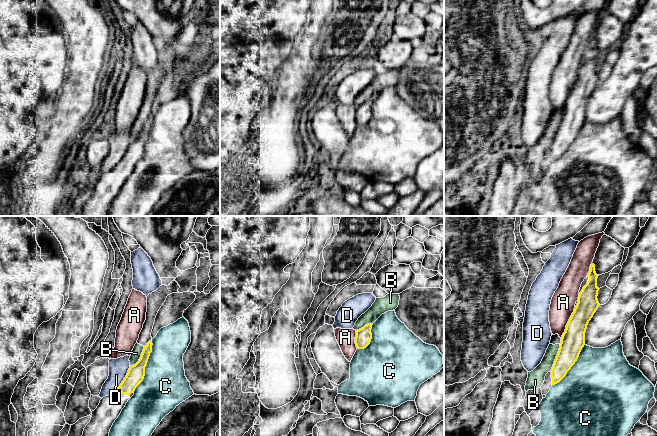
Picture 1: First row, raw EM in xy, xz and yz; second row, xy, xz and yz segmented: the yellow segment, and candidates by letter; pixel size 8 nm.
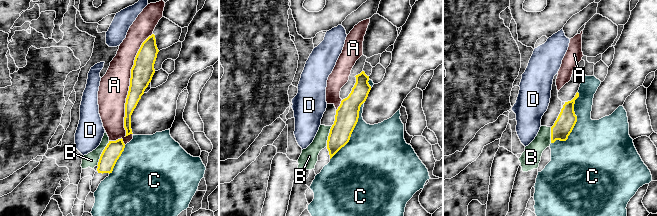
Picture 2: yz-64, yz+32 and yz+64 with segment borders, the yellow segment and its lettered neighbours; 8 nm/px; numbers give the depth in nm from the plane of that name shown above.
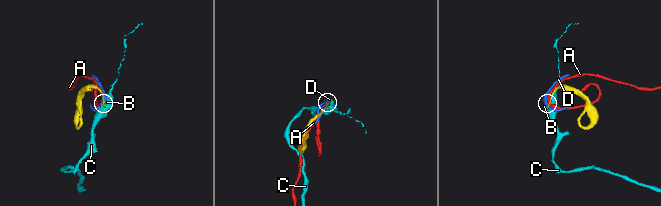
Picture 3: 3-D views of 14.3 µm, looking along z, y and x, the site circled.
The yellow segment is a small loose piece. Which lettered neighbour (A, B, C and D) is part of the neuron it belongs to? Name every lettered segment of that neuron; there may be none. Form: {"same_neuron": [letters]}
{"same_neuron": []}

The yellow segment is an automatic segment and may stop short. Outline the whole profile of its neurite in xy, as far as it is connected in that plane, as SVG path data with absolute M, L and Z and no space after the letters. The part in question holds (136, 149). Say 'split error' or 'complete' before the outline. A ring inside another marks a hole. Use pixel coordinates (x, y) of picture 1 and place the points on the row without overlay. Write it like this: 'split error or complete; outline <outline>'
split error; outline M149 117L144 122L139 137L130 142L120 162L112 170L100 176L97 184L92 187L91 196L84 204L81 216L108 216L110 205L130 175L129 171L144 155L152 121L152 117Z

